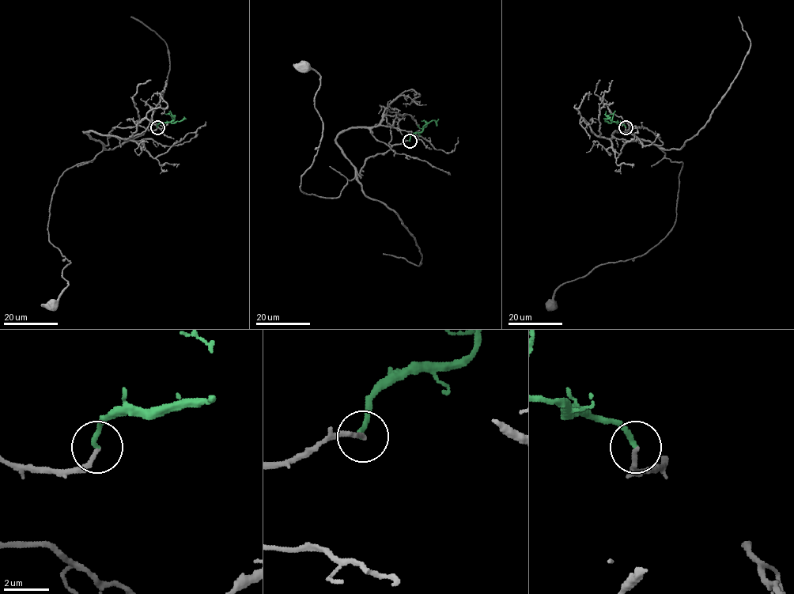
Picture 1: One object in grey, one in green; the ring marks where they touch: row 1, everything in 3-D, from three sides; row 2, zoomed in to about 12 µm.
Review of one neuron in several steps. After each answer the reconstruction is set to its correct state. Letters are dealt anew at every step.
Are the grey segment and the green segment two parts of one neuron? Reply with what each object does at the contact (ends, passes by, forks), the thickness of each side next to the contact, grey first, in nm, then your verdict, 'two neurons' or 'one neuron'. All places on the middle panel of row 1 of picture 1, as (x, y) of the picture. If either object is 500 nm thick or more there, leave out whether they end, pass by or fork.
grey ends there; green ends there; 200 nm thick on the grey side, 200 nm on the other; one neuron

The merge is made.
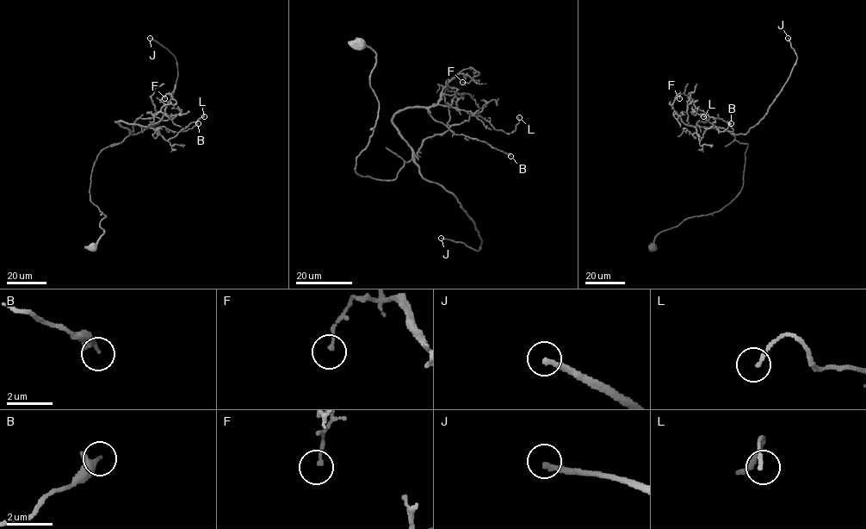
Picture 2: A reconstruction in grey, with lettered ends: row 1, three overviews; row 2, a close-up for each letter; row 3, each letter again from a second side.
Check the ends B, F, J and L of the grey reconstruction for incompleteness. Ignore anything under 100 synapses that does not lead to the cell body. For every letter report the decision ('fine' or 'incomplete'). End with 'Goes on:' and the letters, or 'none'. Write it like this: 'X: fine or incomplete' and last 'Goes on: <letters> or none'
B: fine
F: fine
J: incomplete
L: fine
Goes on: J

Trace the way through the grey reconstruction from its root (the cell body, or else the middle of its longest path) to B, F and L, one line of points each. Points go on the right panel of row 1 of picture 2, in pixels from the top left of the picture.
B: (652, 246), (661, 232), (721, 210), (741, 189), (747, 144), (708, 121), (696, 123), (720, 132), (731, 123)
F: (652, 246), (661, 232), (721, 210), (743, 183), (747, 144), (708, 121), (686, 125), (669, 104), (679, 98)
L: (652, 246), (742, 189), (747, 144), (708, 121), (695, 127), (699, 140), (714, 121), (703, 116)

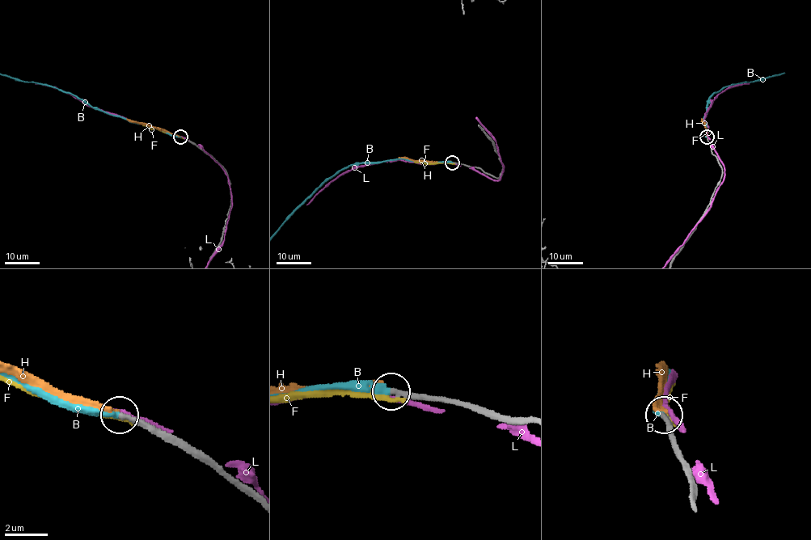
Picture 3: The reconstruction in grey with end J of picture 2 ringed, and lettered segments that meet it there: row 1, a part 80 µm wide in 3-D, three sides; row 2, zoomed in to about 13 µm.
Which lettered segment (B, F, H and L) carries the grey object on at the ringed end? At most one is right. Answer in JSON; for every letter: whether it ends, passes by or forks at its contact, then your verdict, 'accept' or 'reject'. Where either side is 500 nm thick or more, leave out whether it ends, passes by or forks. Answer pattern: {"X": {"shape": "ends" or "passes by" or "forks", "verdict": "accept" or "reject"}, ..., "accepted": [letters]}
{"B": {"shape": "ends", "verdict": "accept"}, "F": {"shape": "ends", "verdict": "reject"}, "H": {"shape": "ends", "verdict": "reject"}, "L": {"shape": "passes by", "verdict": "reject"}, "accepted": ["B"]}

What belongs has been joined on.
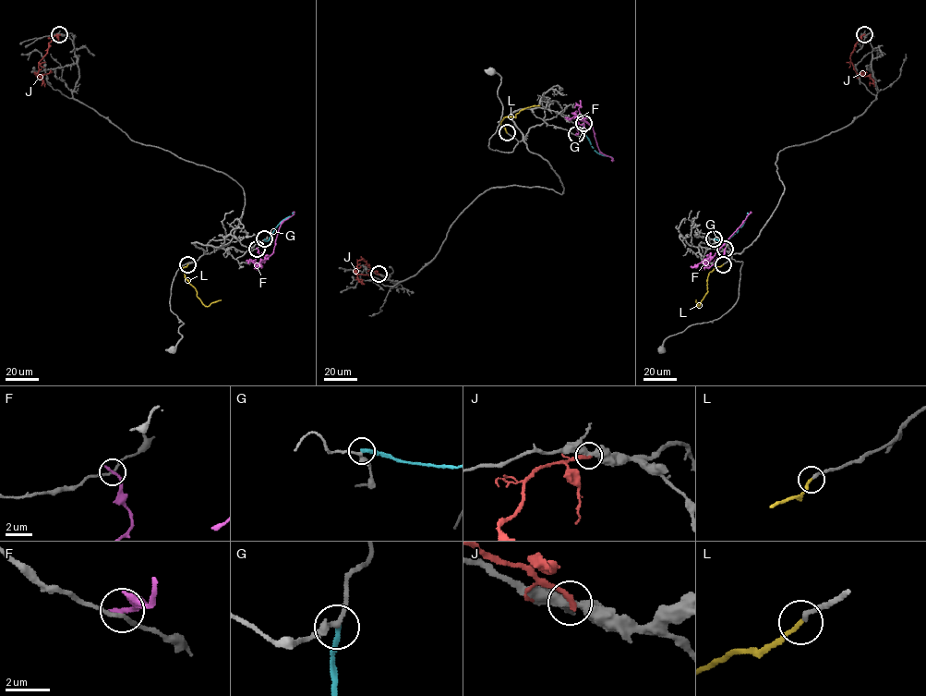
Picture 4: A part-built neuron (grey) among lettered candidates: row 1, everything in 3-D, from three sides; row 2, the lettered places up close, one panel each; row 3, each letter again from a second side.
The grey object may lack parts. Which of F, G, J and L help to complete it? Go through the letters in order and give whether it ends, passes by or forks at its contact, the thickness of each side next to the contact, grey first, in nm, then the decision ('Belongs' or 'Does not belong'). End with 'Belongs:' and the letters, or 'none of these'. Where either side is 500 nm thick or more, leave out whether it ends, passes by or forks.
F: It ends there. Thickness 170 nm (grey) against 260 nm. Does not belong
G: It ends there. Thickness 260 nm (grey) against 240 nm. Does not belong
J: It ends there. Thickness 420 nm (grey) against 280 nm. Does not belong
L: It ends there. Thickness 200 nm (grey) against 200 nm. Belongs
Belongs: L

